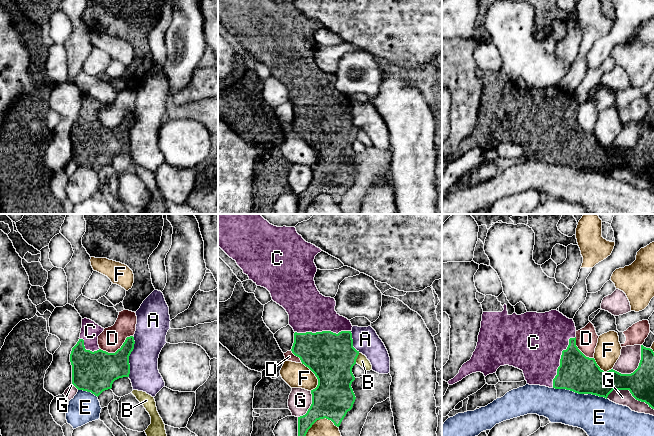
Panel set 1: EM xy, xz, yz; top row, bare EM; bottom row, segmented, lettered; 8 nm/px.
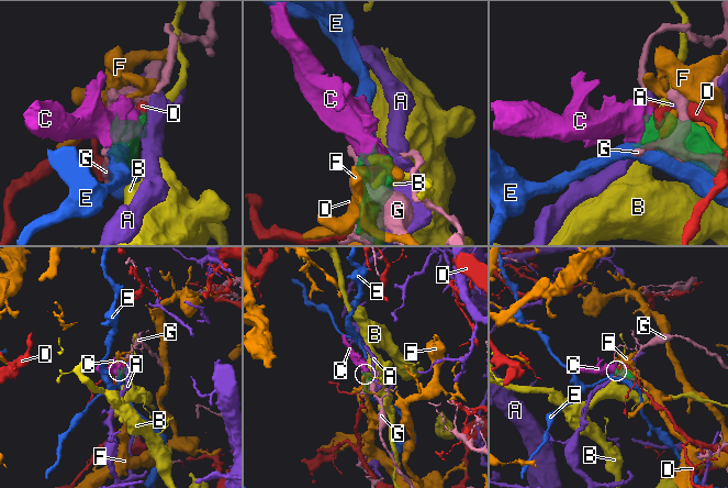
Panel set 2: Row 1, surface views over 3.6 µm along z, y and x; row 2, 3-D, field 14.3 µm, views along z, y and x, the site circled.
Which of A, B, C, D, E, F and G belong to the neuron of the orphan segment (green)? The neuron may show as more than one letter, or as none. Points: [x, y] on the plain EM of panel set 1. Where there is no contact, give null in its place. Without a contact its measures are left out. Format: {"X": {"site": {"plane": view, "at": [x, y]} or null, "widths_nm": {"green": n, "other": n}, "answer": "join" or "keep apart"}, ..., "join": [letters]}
{"A": {"site": {"plane": "xy", "at": [129, 131]}, "widths_nm": {"green": 280, "other": 260}, "answer": "keep apart"}, "B": {"site": {"plane": "xz", "at": [356, 134]}, "widths_nm": {"green": 380, "other": 90}, "answer": "keep apart"}, "C": {"site": {"plane": "yz", "at": [560, 136]}, "widths_nm": {"green": 300, "other": 460}, "answer": "join"}, "D": {"site": {"plane": "xy", "at": [118, 125]}, "widths_nm": {"green": 320, "other": 190}, "answer": "keep apart"}, "E": {"site": {"plane": "yz", "at": [569, 165]}, "widths_nm": {"green": 300, "other": 280}, "answer": "keep apart"}, "F": {"site": {"plane": "xz", "at": [315, 151]}, "widths_nm": {"green": 380, "other": 200}, "answer": "keep apart"}, "G": {"site": {"plane": "yz", "at": [630, 168]}, "widths_nm": {"green": 220, "other": 130}, "answer": "keep apart"}, "join": ["C"]}

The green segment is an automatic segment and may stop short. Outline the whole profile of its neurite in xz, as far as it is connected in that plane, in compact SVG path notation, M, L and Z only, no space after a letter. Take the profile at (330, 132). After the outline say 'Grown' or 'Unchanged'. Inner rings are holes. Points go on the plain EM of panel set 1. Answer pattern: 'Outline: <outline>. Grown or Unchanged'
Outline: M218 0L218 22L243 46L257 62L266 64L272 76L282 82L289 91L289 101L294 106L292 129L299 133L302 140L308 143L317 153L318 161L311 166L312 180L307 189L298 193L298 214L305 214L308 206L320 195L331 196L339 203L342 196L355 178L355 170L351 163L355 153L352 144L359 131L353 123L352 100L347 94L335 87L334 74L323 72L314 57L317 43L315 32L322 26L306 18L295 3L277 3L272 0Z. Grown

